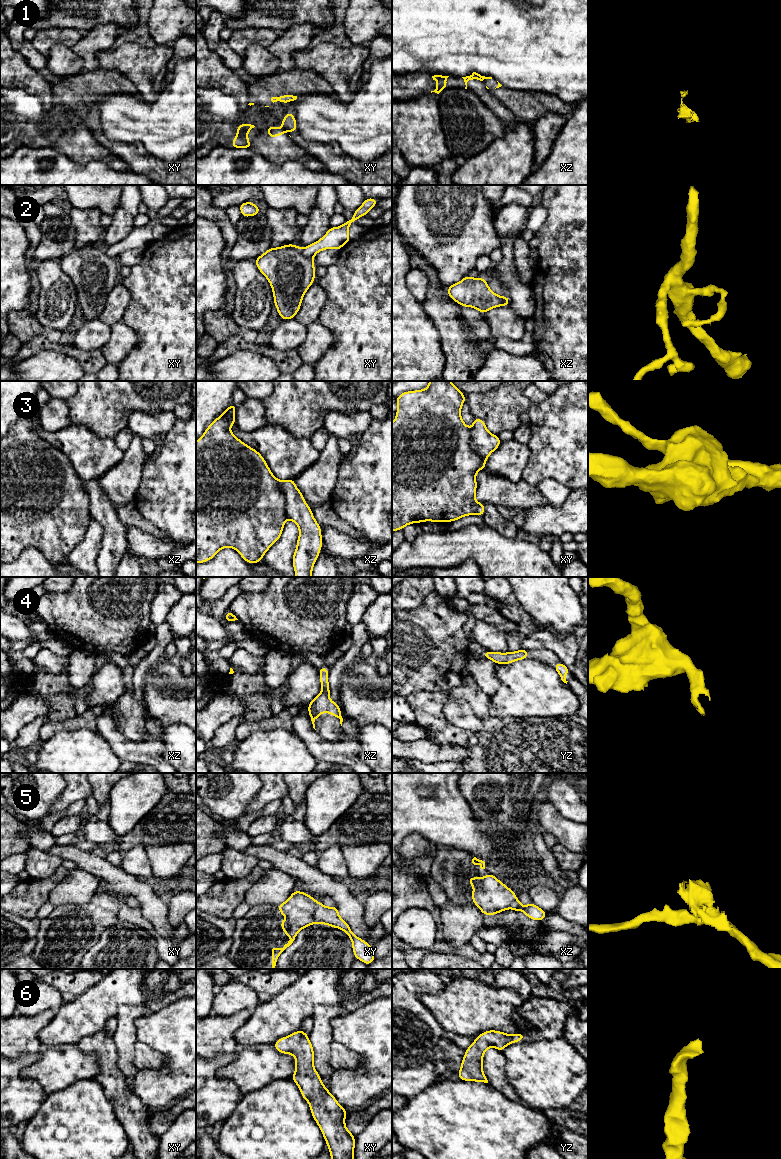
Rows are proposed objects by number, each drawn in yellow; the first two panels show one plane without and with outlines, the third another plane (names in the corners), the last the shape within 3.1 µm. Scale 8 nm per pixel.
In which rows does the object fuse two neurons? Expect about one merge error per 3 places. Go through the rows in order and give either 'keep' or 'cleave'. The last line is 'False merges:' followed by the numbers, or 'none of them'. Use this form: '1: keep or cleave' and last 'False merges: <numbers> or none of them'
1: cleave
2: cleave
3: cleave
4: keep
5: cleave
6: keep
False merges: 1, 2, 3, 5

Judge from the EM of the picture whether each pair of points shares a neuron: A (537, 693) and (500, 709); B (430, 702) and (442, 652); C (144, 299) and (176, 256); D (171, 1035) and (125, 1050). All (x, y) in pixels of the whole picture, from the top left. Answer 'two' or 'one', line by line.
A: one
B: two
C: one
D: two

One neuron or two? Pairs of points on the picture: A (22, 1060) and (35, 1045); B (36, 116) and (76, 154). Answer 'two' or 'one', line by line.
A: two
B: two

